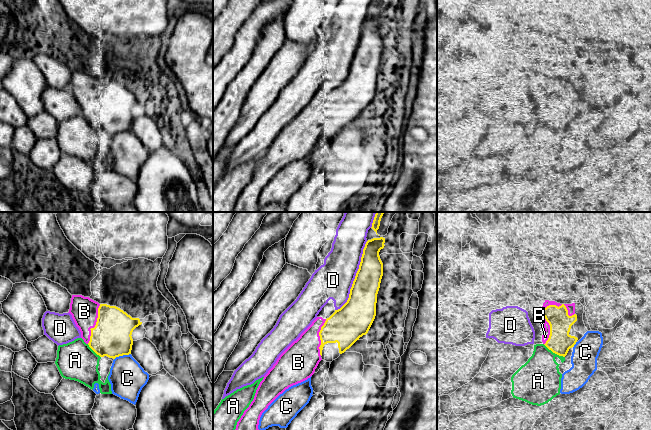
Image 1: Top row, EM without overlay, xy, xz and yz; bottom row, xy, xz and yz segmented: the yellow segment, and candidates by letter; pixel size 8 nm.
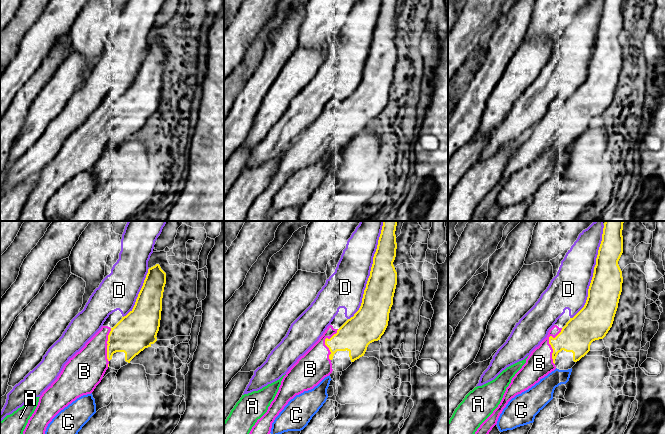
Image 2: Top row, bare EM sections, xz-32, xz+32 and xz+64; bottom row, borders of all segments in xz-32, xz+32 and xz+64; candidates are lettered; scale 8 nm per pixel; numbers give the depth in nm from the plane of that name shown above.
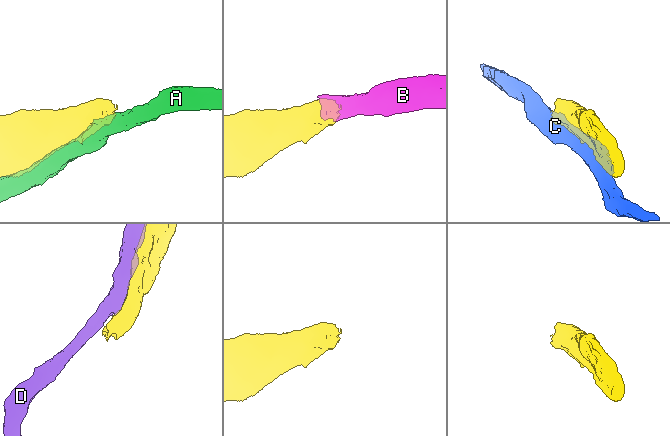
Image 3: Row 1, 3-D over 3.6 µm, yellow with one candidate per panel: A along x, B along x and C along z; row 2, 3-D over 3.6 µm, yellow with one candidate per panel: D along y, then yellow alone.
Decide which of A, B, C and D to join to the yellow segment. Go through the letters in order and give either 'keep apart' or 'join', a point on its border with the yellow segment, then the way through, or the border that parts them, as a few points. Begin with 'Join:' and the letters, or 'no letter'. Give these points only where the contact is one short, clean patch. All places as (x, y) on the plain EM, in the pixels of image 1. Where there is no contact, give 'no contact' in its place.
Join: B
A: keep apart; meets yellow in yz at (554, 128)
B: join; meets yellow in yz at (543, 91)
C: keep apart; meets yellow in xy at (122, 131)
D: keep apart; meets yellow in xz at (355, 53)

